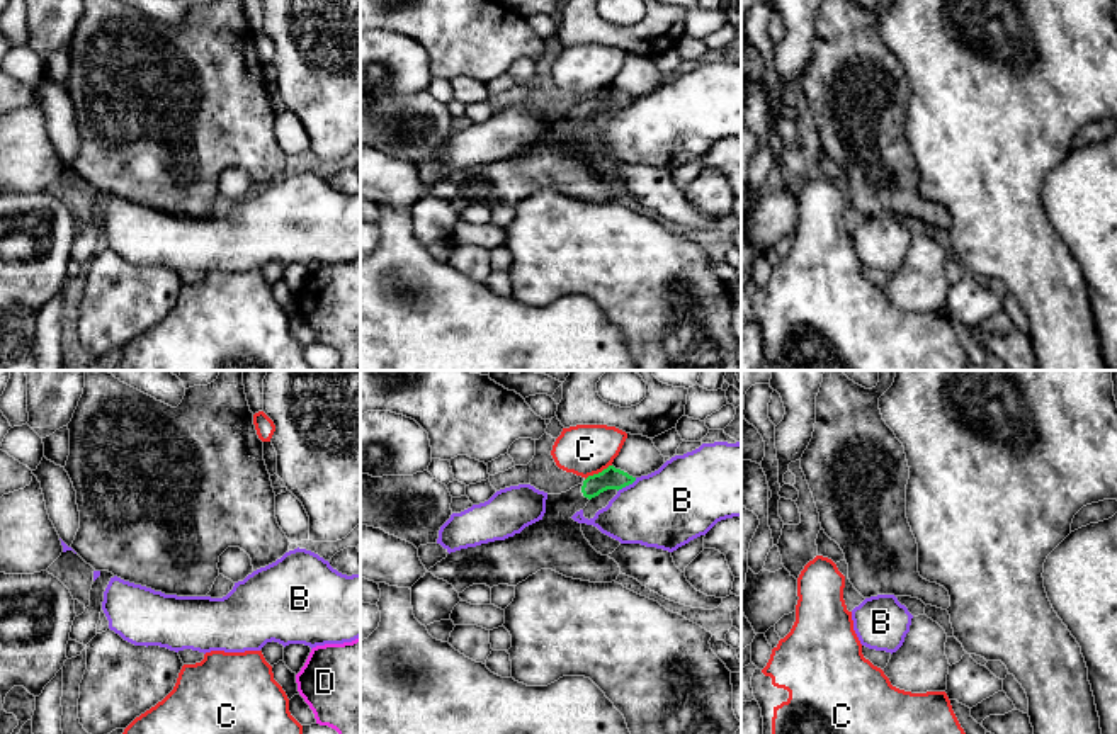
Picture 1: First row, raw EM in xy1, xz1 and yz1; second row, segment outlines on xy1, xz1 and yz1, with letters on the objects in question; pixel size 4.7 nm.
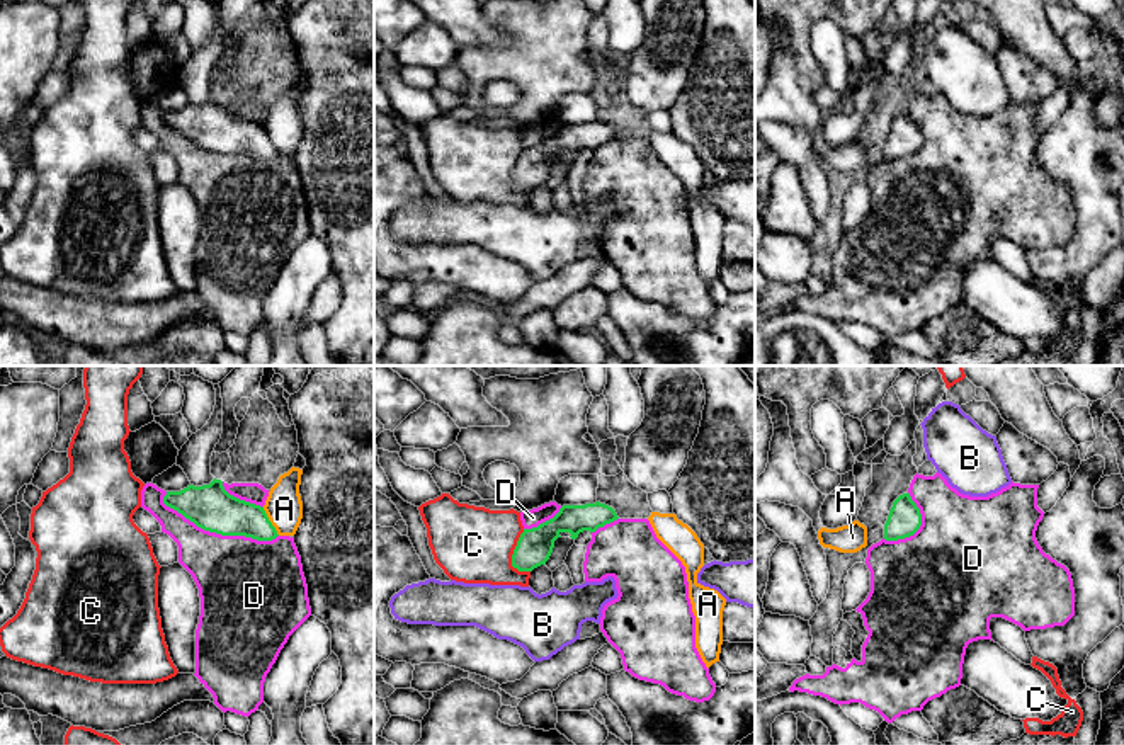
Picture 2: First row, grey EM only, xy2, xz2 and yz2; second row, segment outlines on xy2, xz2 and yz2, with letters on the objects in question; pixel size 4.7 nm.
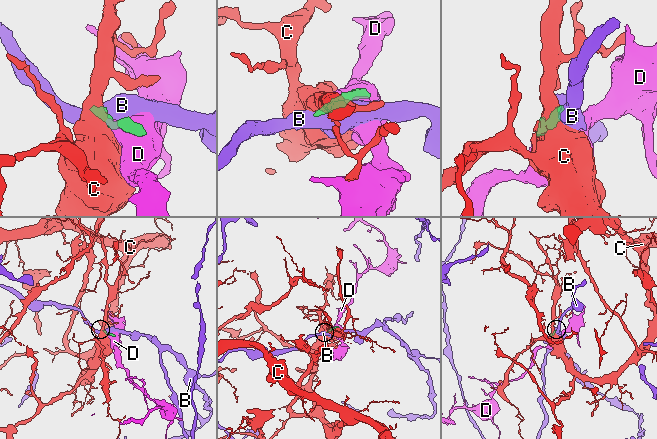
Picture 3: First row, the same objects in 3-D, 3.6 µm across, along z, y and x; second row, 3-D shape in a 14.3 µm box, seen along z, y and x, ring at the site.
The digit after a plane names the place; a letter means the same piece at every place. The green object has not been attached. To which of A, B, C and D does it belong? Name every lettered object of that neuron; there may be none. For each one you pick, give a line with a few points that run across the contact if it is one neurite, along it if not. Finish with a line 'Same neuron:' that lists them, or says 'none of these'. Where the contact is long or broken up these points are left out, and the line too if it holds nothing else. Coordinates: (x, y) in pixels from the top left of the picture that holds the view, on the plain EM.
Same neuron: none of these

